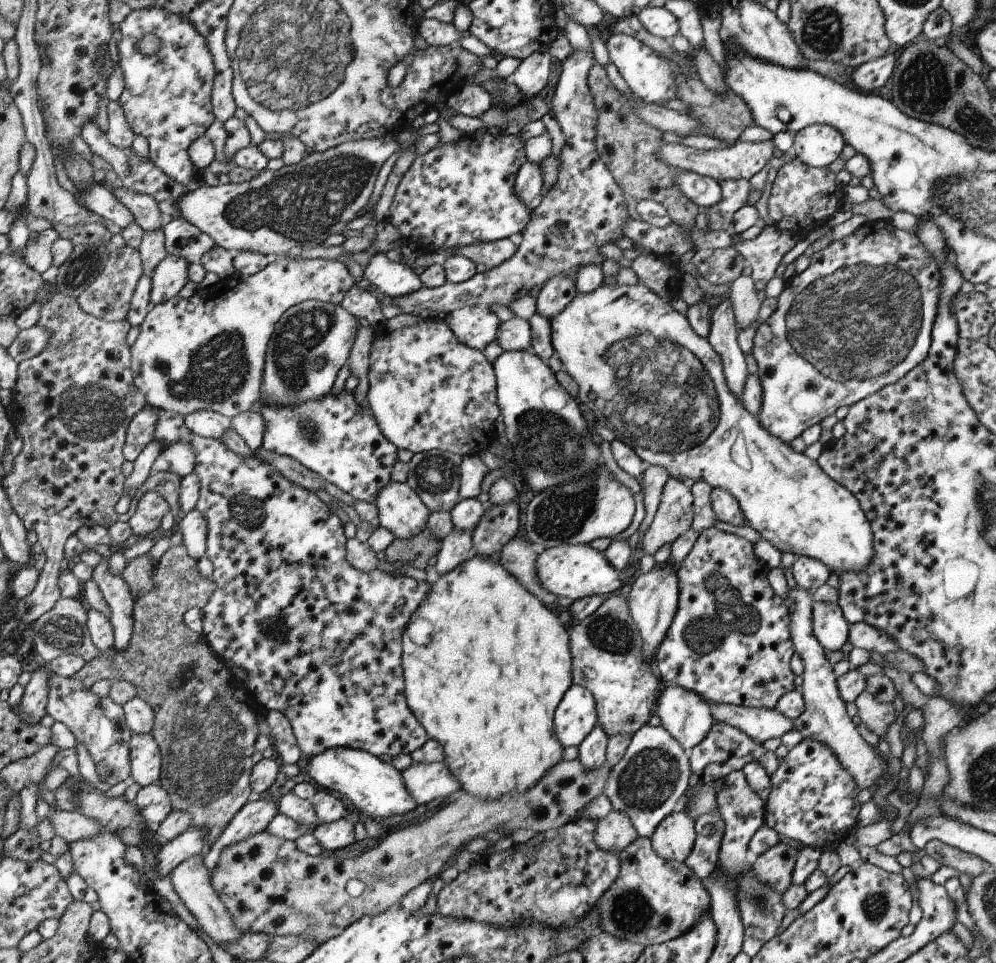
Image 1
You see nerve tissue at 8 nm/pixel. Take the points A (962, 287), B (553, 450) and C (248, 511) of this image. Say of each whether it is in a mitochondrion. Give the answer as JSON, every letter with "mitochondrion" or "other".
{"A":"other","B":"mitochondrion","C":"mitochondrion"}

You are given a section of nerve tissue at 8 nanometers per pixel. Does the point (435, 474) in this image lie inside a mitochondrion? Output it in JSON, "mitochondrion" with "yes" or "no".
{"mitochondrion":"yes"}

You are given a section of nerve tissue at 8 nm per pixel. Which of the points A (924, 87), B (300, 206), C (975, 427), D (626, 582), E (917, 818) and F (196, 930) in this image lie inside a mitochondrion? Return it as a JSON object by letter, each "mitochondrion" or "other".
{"A":"mitochondrion","B":"mitochondrion","C":"other","D":"other","E":"other","F":"other"}

